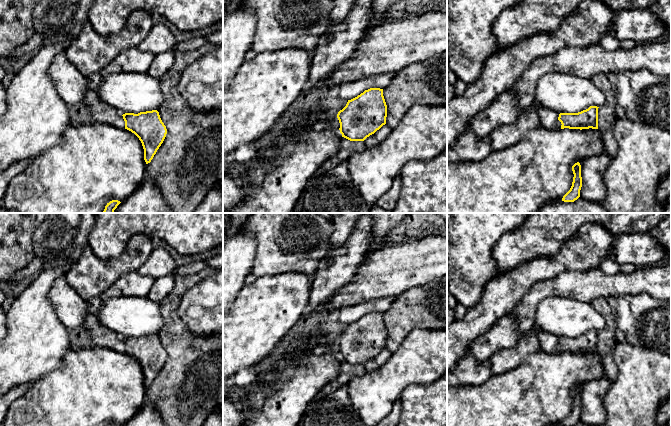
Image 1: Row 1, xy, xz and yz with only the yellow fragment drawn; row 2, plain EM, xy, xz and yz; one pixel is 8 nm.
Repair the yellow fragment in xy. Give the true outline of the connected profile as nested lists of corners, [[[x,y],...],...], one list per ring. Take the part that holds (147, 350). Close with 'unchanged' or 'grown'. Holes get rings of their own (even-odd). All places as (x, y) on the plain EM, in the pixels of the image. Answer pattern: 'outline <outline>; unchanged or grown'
outline [[[152,334],[138,338],[125,337],[122,340],[125,353],[139,362],[144,373],[144,384],[146,388],[150,387],[167,358],[159,336]]]; unchanged

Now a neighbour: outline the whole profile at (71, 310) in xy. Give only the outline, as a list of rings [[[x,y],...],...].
[[[58,278],[49,291],[49,300],[66,329],[84,329],[89,303],[69,285],[66,278]]]

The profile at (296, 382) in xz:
[[[311,332],[304,336],[299,345],[294,348],[300,352],[297,359],[285,356],[275,366],[269,380],[257,380],[274,389],[264,398],[259,410],[250,408],[246,403],[236,407],[245,418],[242,426],[298,426],[302,423],[308,405],[319,397],[321,390],[338,375],[342,362],[340,354],[330,350],[322,354],[315,354],[313,349],[317,346],[309,348],[305,342],[313,334],[314,332]]]

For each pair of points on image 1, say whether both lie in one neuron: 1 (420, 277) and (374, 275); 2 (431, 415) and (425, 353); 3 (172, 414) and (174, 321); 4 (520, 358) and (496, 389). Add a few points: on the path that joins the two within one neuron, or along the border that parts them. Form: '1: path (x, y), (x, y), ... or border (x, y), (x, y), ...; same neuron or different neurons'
1: path (409, 275), (385, 275); same neuron
2: border (436, 379), (429, 383), (411, 384), (405, 388); different neurons
3: path (175, 391), (175, 344); same neuron
4: border (529, 354), (516, 367), (493, 375); different neurons

